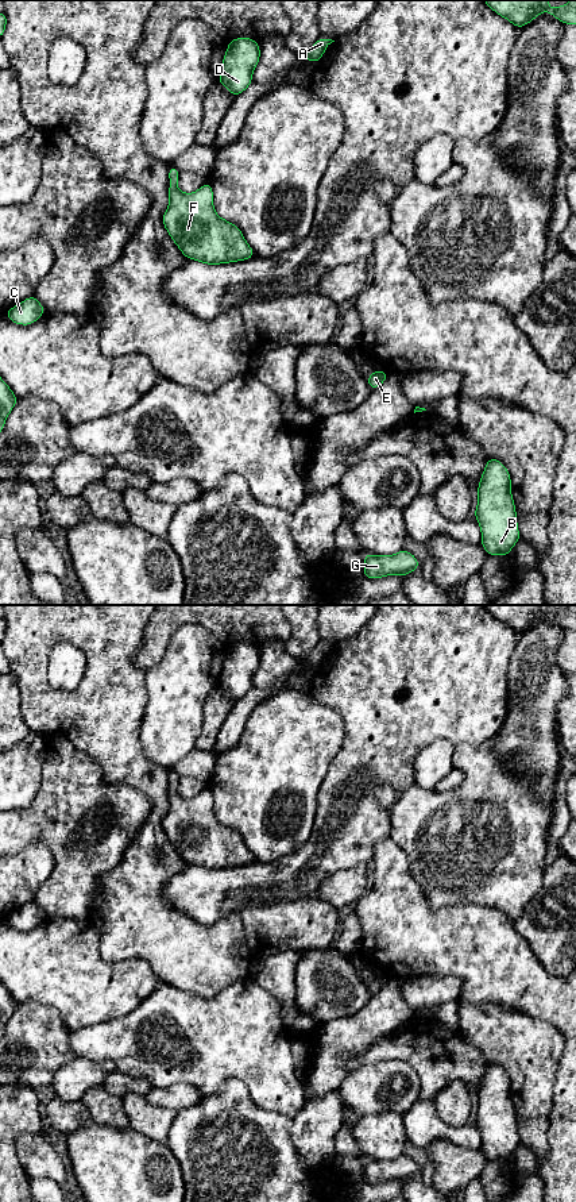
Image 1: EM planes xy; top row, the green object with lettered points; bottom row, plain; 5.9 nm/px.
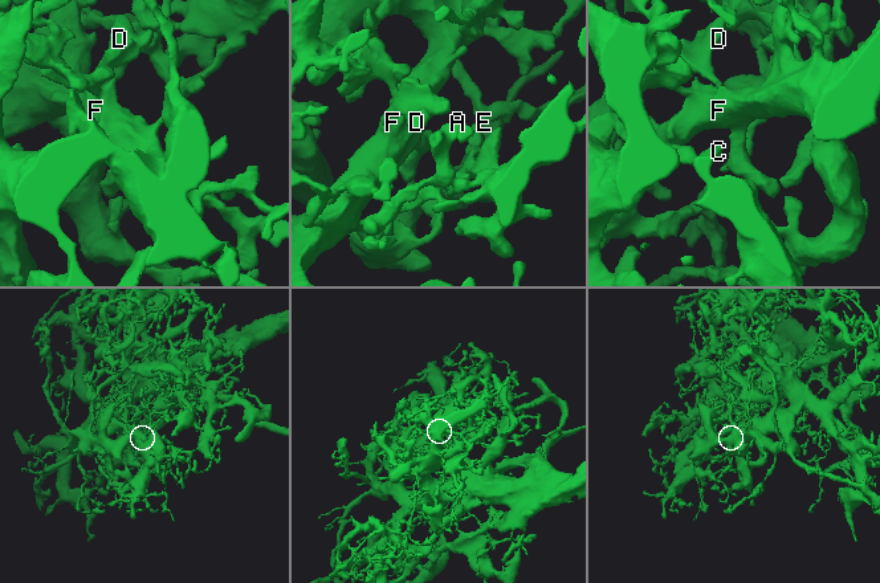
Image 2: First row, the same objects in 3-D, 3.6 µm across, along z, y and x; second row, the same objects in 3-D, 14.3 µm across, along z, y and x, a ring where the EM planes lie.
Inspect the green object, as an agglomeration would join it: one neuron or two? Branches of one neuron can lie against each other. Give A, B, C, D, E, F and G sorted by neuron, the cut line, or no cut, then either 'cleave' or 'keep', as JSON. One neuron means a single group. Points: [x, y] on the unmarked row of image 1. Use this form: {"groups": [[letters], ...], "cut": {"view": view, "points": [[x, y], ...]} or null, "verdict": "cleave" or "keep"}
{"groups": [["A", "B", "C", "D", "E", "F", "G"]], "cut": null, "verdict": "keep"}

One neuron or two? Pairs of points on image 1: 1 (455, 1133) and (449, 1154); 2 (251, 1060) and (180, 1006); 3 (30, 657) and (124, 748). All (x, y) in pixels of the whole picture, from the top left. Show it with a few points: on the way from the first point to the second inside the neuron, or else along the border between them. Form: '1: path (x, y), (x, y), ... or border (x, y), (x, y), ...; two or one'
1: border (445, 1137), (463, 1147), (479, 1150); two
2: path (234, 1043), (228, 1037), (213, 1037), (197, 1024); one
3: path (38, 685), (65, 712), (92, 716), (96, 720); one

